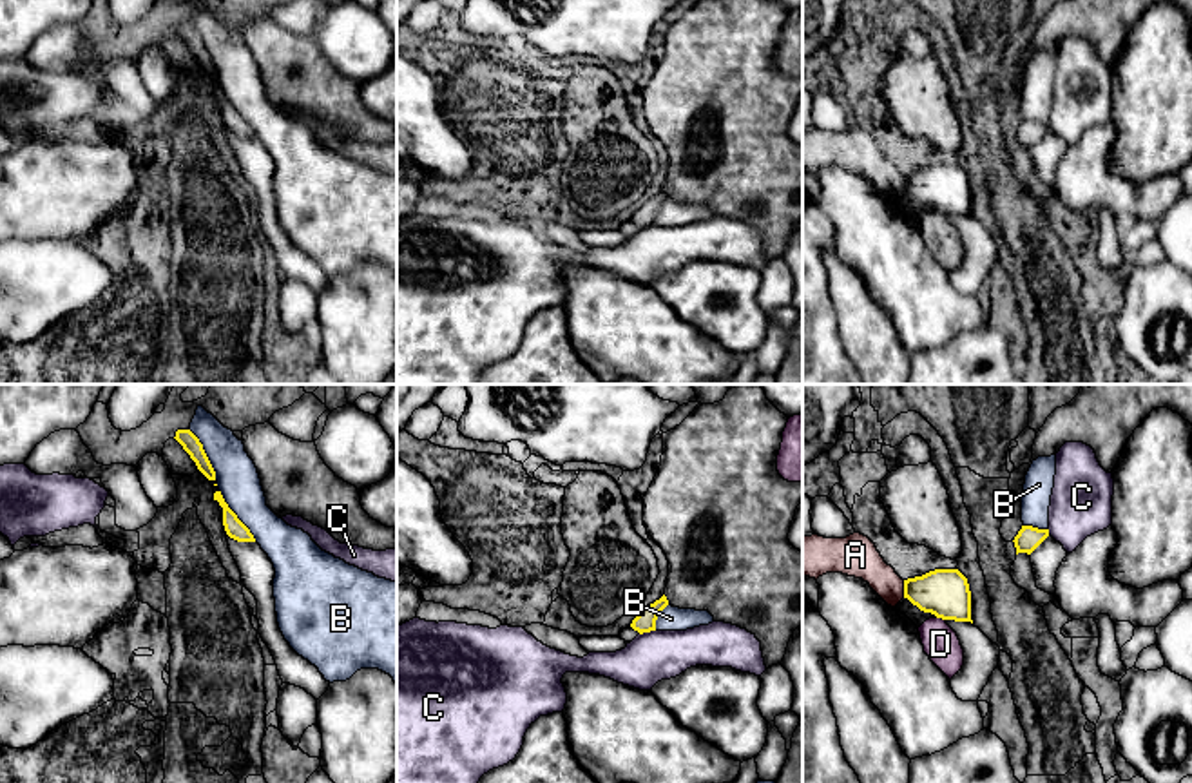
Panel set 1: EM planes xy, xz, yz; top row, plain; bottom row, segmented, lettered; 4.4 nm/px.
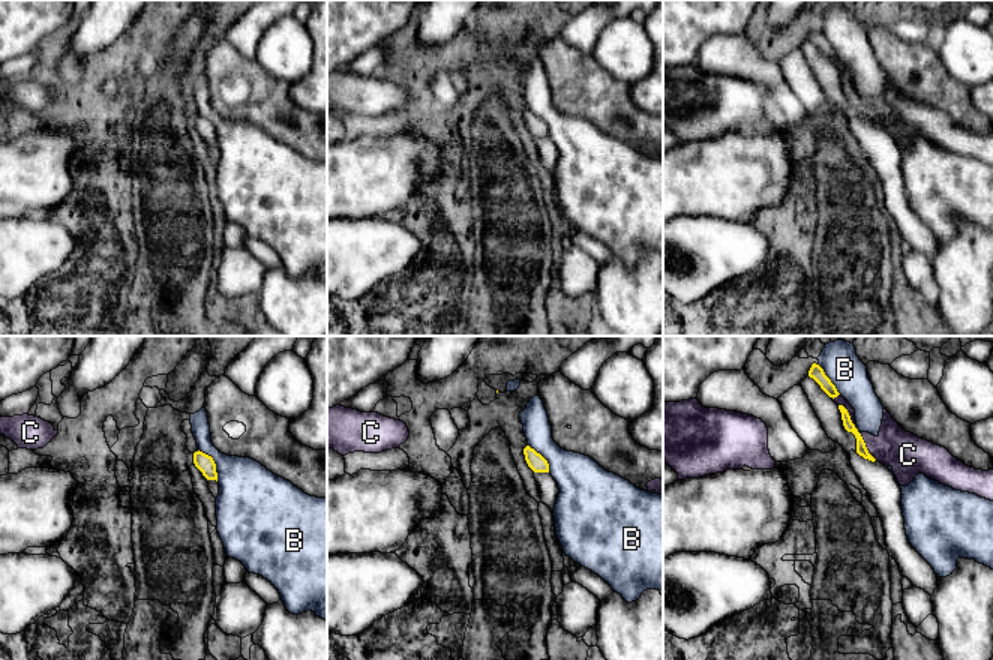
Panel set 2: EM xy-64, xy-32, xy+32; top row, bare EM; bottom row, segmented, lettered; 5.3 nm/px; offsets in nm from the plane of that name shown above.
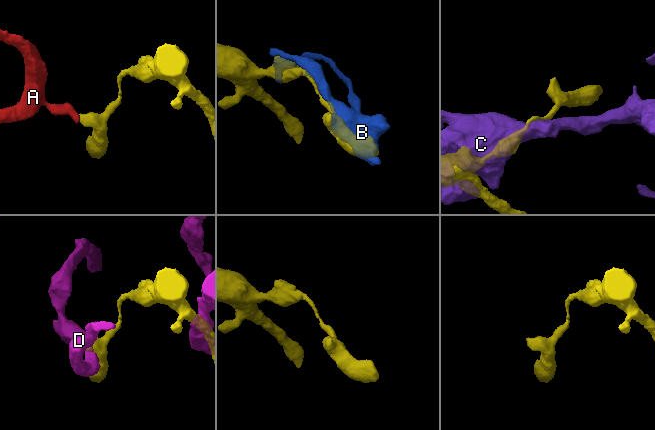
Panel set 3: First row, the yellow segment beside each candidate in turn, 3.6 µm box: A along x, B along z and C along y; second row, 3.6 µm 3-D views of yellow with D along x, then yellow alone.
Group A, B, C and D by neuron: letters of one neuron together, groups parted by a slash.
A D / B / C

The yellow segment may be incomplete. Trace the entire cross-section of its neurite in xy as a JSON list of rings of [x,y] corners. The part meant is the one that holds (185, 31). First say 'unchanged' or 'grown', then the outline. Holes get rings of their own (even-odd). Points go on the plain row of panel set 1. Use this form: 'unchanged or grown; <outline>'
unchanged; [[[178,24],[174,31],[183,44],[190,49],[190,53],[196,56],[197,63],[208,72],[216,74],[216,65],[203,44],[203,38],[190,24]]]

